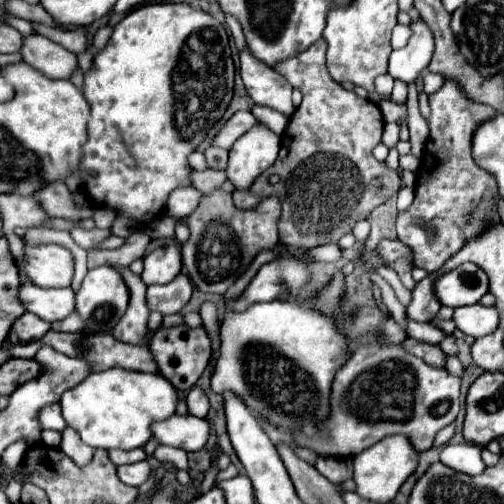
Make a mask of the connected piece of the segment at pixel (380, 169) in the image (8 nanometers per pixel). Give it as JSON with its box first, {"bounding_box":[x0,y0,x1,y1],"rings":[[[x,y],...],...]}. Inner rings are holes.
{"bounding_box":[234,39,400,249],"rings":[[[324,39],[316,41],[310,49],[306,49],[306,51],[300,53],[300,55],[296,55],[296,57],[292,57],[292,59],[286,59],[286,61],[280,61],[274,69],[276,69],[280,75],[284,75],[292,87],[300,89],[300,93],[302,93],[302,103],[300,103],[300,107],[292,113],[292,117],[290,117],[290,121],[288,121],[288,127],[286,127],[286,131],[284,131],[284,135],[282,135],[282,149],[280,149],[280,157],[278,157],[276,165],[272,165],[262,177],[258,177],[250,189],[246,189],[246,191],[234,191],[234,205],[236,205],[238,209],[252,209],[252,207],[256,207],[264,197],[274,197],[274,195],[276,195],[278,201],[280,201],[280,205],[282,205],[282,215],[280,215],[280,219],[278,219],[280,243],[284,243],[286,247],[294,247],[294,249],[300,249],[300,247],[302,247],[302,249],[312,249],[312,247],[318,247],[318,245],[336,243],[342,235],[346,235],[346,233],[352,231],[352,227],[354,227],[356,221],[366,219],[374,207],[386,203],[392,195],[396,195],[396,193],[400,191],[400,175],[398,175],[396,171],[390,171],[384,163],[380,163],[380,161],[372,155],[372,149],[382,141],[382,131],[384,131],[384,119],[382,119],[380,107],[376,109],[376,103],[372,103],[370,99],[362,99],[362,97],[358,97],[356,93],[346,91],[346,89],[342,89],[336,81],[332,81],[332,77],[330,77],[330,73],[328,73],[328,69],[326,69],[326,41],[324,41]],[[272,173],[278,173],[282,181],[278,181],[276,185],[270,185],[270,183],[268,183],[268,175],[272,175]]]}

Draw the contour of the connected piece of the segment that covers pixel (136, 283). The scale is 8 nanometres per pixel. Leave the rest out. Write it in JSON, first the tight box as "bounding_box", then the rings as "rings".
{"bounding_box":[112,265,148,343],"rings":[[[114,265],[118,273],[122,273],[122,279],[130,291],[130,303],[124,313],[124,317],[118,321],[118,325],[112,329],[112,335],[124,343],[148,343],[148,307],[146,307],[146,285],[142,283],[140,275],[134,275],[128,267]]]}

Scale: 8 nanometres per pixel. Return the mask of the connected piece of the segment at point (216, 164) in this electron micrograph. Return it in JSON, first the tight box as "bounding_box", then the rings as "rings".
{"bounding_box":[206,147,228,169],"rings":[[[210,147],[210,149],[206,149],[206,161],[208,161],[210,169],[226,169],[228,151],[220,149],[220,147]]]}

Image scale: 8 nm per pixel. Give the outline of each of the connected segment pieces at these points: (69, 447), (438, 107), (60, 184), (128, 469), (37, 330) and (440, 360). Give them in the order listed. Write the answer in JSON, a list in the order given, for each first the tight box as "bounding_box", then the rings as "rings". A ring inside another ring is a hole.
[{"bounding_box":[60,427,96,467],"rings":[[[66,427],[64,433],[62,433],[60,449],[62,449],[76,465],[80,465],[80,467],[88,465],[88,463],[92,461],[92,457],[94,457],[94,451],[96,451],[96,449],[84,445],[84,443],[80,441],[80,435],[78,435],[76,431],[72,431],[70,427]]]},{"bounding_box":[396,81,498,273],"rings":[[[446,81],[436,93],[428,97],[430,101],[430,137],[426,143],[428,163],[420,165],[420,173],[416,179],[416,199],[410,209],[398,213],[396,231],[398,239],[412,247],[416,255],[416,267],[426,269],[428,273],[438,271],[456,251],[464,247],[464,243],[484,231],[492,221],[498,221],[494,195],[496,179],[484,169],[476,167],[470,147],[472,135],[476,127],[492,119],[496,111],[488,105],[480,105],[466,97],[466,93],[456,87],[454,81]],[[412,219],[424,219],[432,231],[422,231]]]},{"bounding_box":[34,181,94,221],"rings":[[[52,181],[50,185],[44,185],[44,189],[40,189],[40,193],[34,193],[34,197],[50,217],[78,221],[78,219],[88,219],[94,213],[90,203],[86,203],[84,207],[74,205],[74,199],[64,181]]]},{"bounding_box":[118,461,152,487],"rings":[[[146,461],[118,467],[118,479],[122,483],[126,483],[126,485],[132,485],[132,487],[142,485],[150,477],[150,473],[152,473],[152,469],[150,469],[150,465]]]},{"bounding_box":[8,313,50,345],"rings":[[[24,313],[22,317],[18,317],[10,329],[8,335],[8,343],[10,345],[20,345],[20,343],[30,343],[40,339],[46,331],[50,329],[50,323],[46,323],[44,319],[32,315],[32,313]]]},{"bounding_box":[400,339,446,367],"rings":[[[404,339],[400,343],[404,349],[408,349],[410,353],[414,353],[416,357],[420,357],[422,361],[426,361],[428,365],[432,367],[444,367],[446,365],[446,355],[442,353],[442,349],[438,345],[430,345],[430,343],[424,343],[424,341],[418,341],[418,339]]]}]

